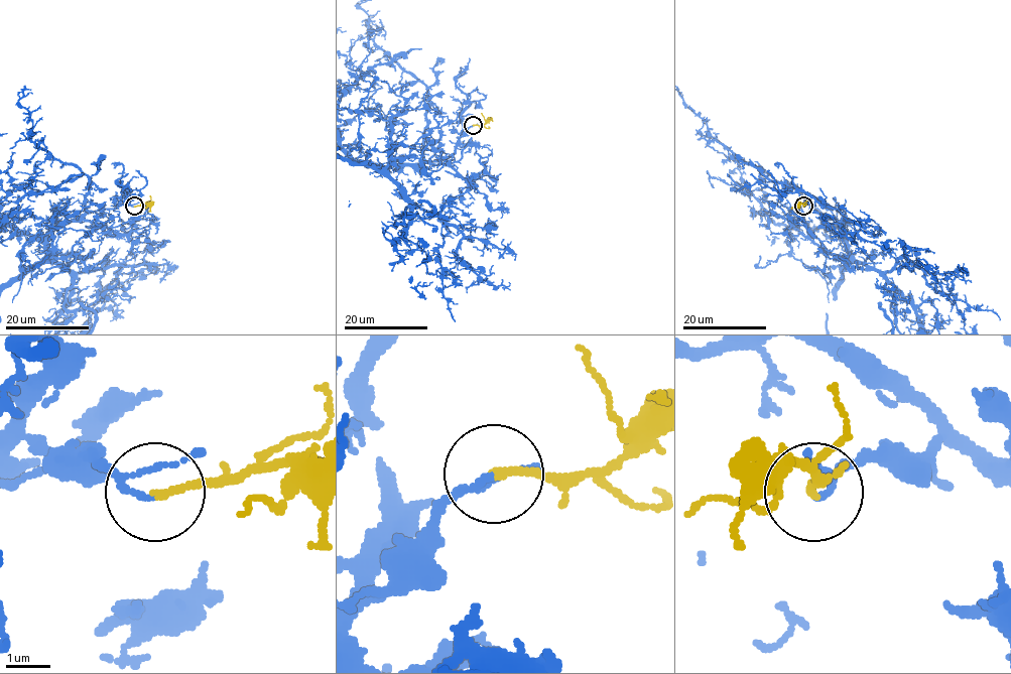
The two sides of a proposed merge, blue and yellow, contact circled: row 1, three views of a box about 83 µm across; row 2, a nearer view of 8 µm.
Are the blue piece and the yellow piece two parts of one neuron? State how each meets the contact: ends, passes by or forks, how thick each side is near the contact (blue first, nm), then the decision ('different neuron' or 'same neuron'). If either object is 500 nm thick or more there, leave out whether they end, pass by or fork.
blue passes by | yellow ends | 90/170 nm | same neuron

